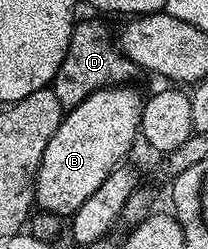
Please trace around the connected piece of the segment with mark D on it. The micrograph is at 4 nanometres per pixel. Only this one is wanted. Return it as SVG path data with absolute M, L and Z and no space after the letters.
M79 20L75 24L68 53L50 88L60 101L63 110L69 111L97 90L118 87L131 82L128 80L135 73L138 73L138 67L124 56L102 22Z

